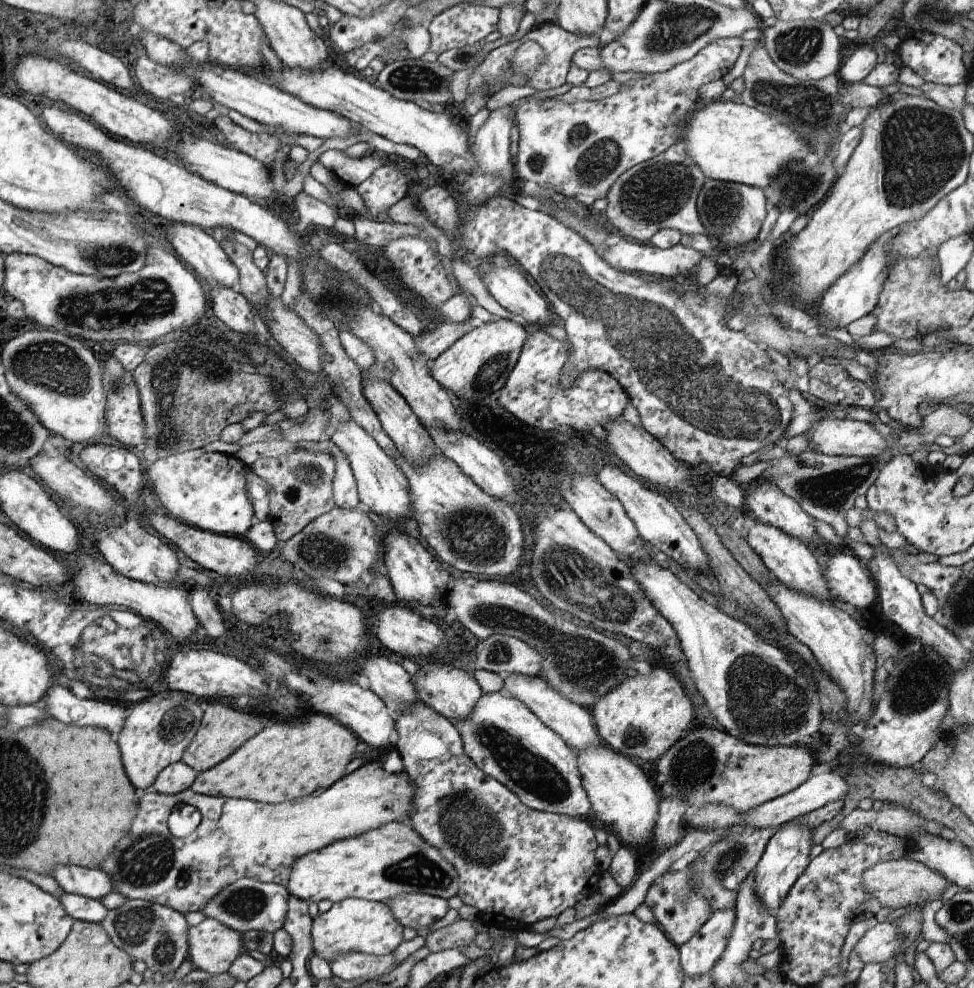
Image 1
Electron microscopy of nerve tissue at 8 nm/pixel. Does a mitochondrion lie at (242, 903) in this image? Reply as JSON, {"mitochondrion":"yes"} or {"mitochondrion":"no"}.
{"mitochondrion":"yes"}

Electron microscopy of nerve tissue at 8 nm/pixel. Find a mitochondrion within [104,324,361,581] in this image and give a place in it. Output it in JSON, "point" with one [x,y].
{"point":[171,428]}

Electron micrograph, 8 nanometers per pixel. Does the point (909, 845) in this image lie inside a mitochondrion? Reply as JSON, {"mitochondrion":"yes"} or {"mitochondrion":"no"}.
{"mitochondrion":"no"}

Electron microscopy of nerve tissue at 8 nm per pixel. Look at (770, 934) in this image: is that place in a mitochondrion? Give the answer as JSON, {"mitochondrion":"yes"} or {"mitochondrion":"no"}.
{"mitochondrion":"no"}

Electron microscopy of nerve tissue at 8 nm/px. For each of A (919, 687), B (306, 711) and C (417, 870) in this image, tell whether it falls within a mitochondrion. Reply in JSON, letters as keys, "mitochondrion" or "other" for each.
{"A":"mitochondrion","B":"other","C":"mitochondrion"}

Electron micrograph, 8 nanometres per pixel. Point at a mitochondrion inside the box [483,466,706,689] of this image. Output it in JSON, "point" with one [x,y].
{"point":[565,570]}

